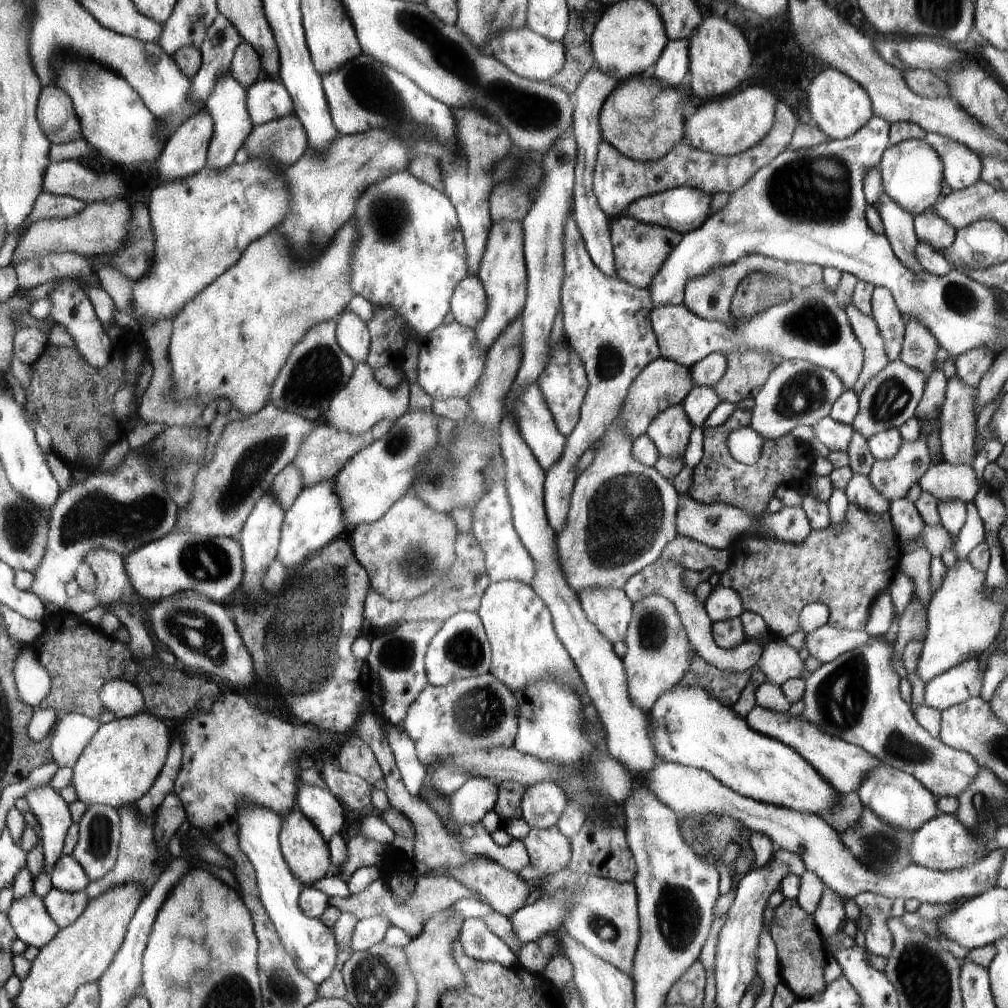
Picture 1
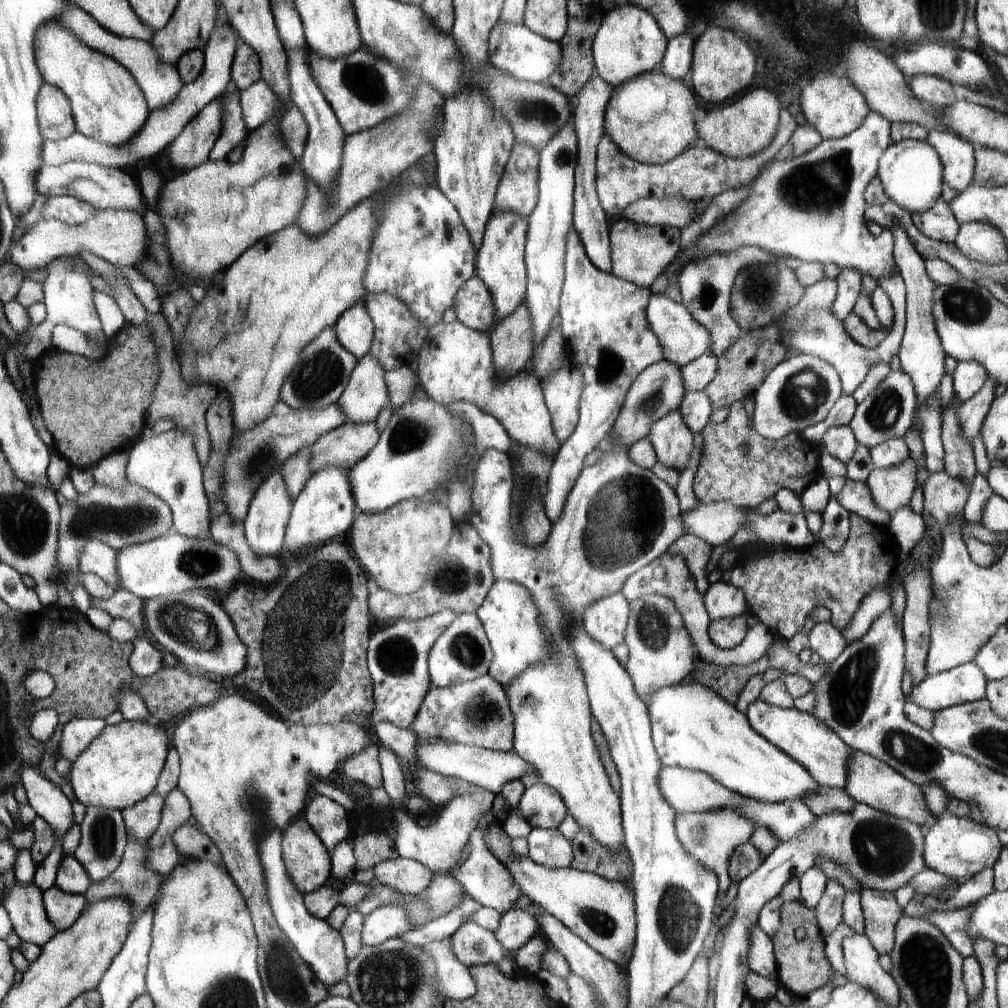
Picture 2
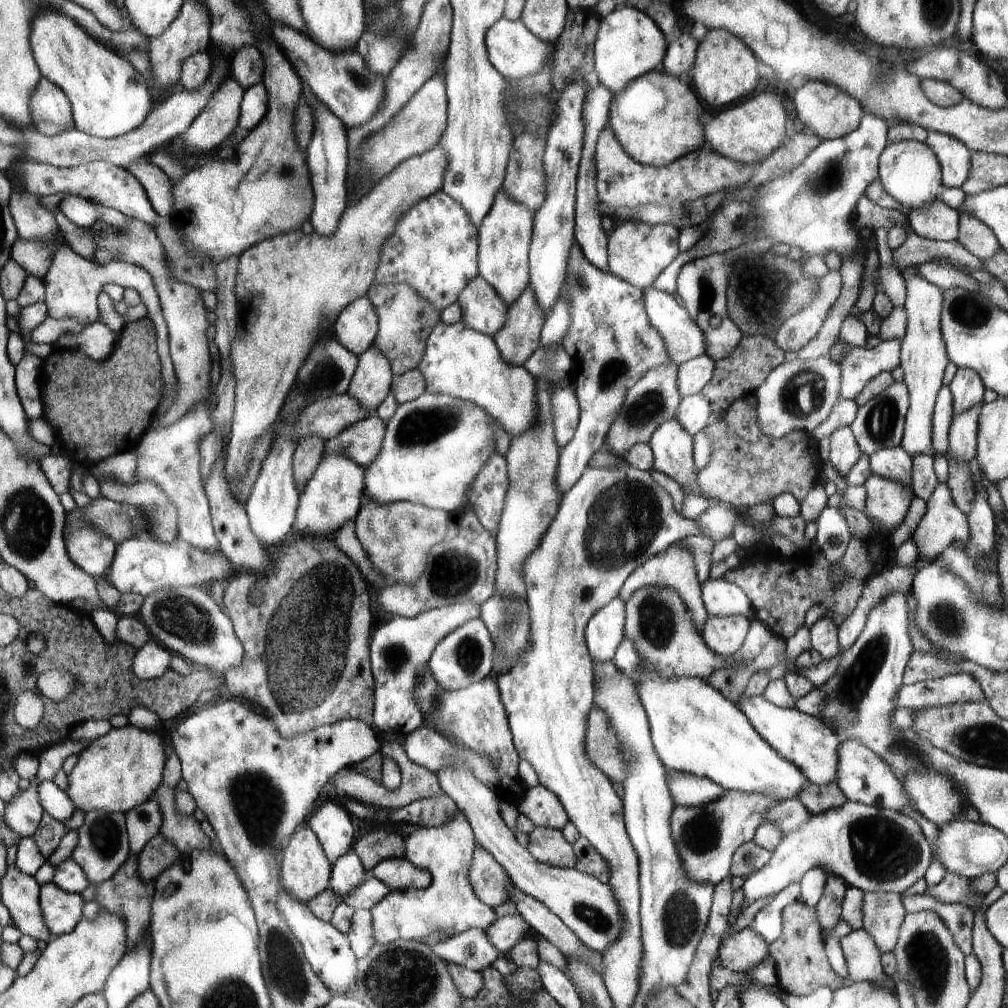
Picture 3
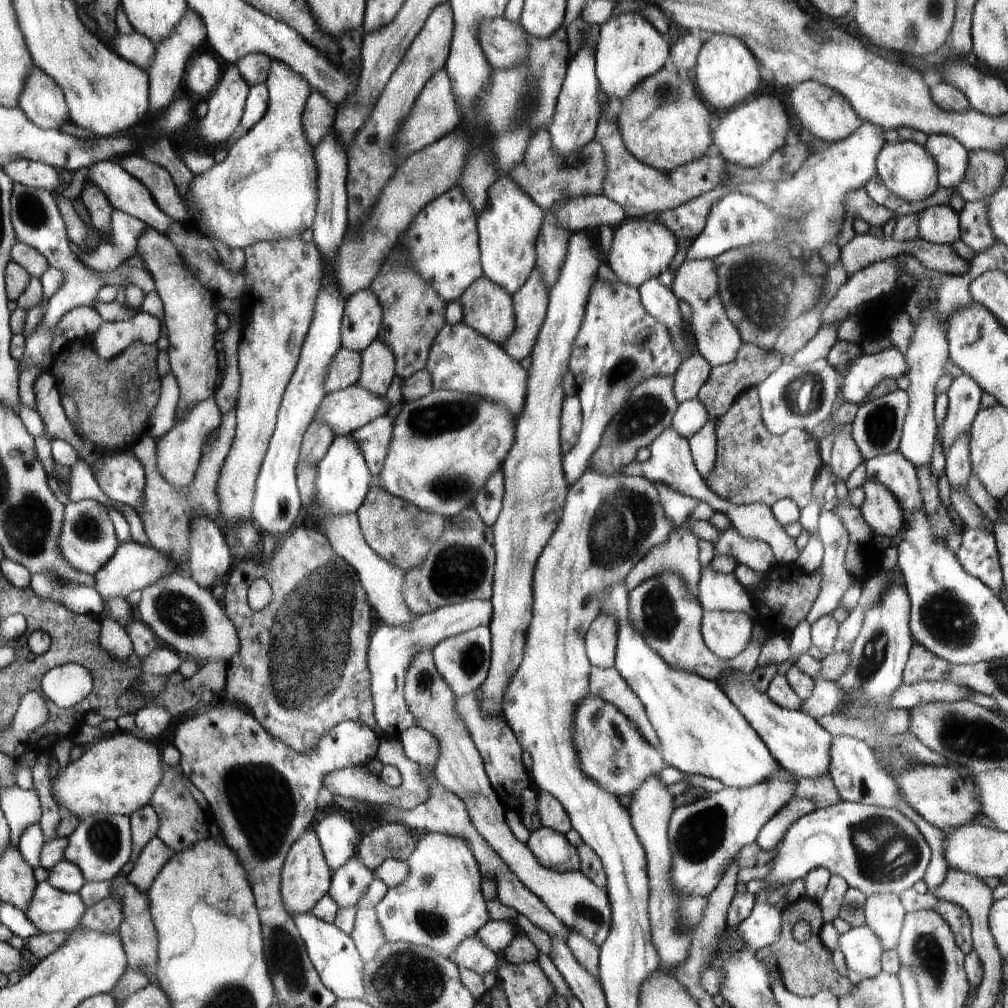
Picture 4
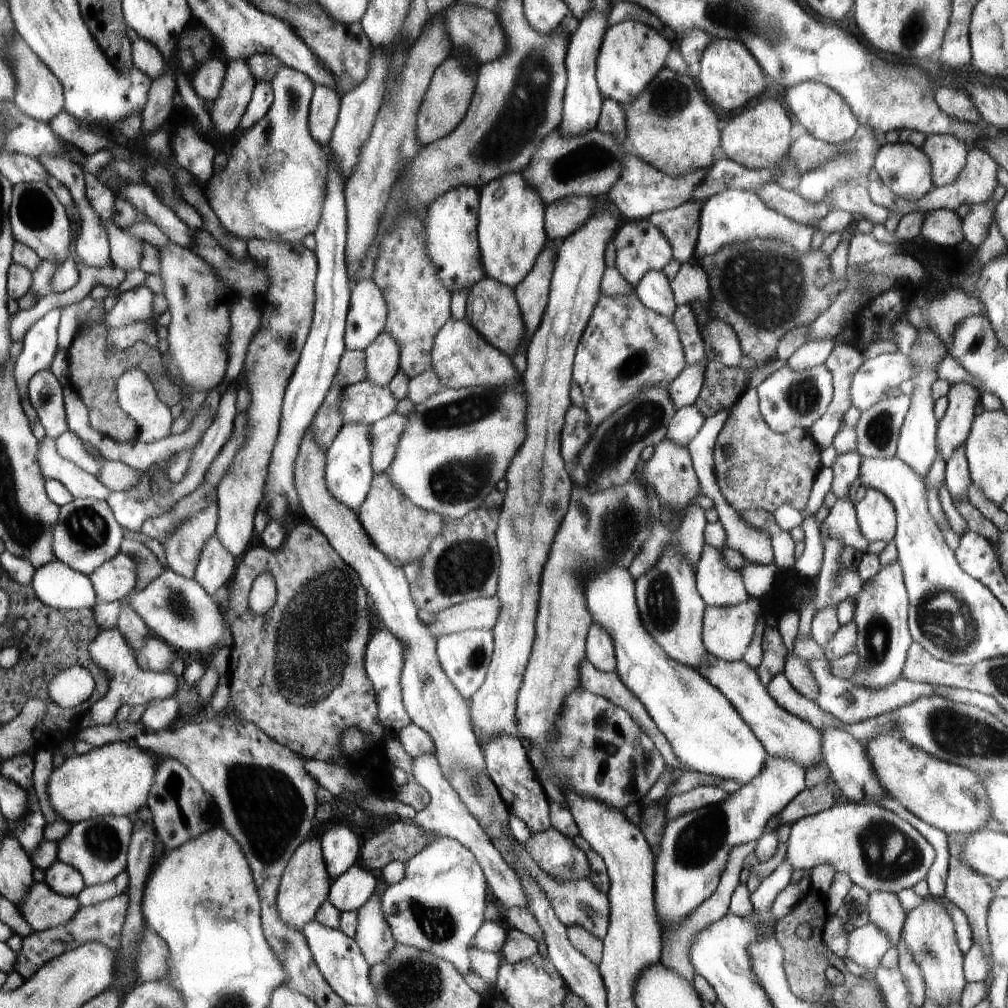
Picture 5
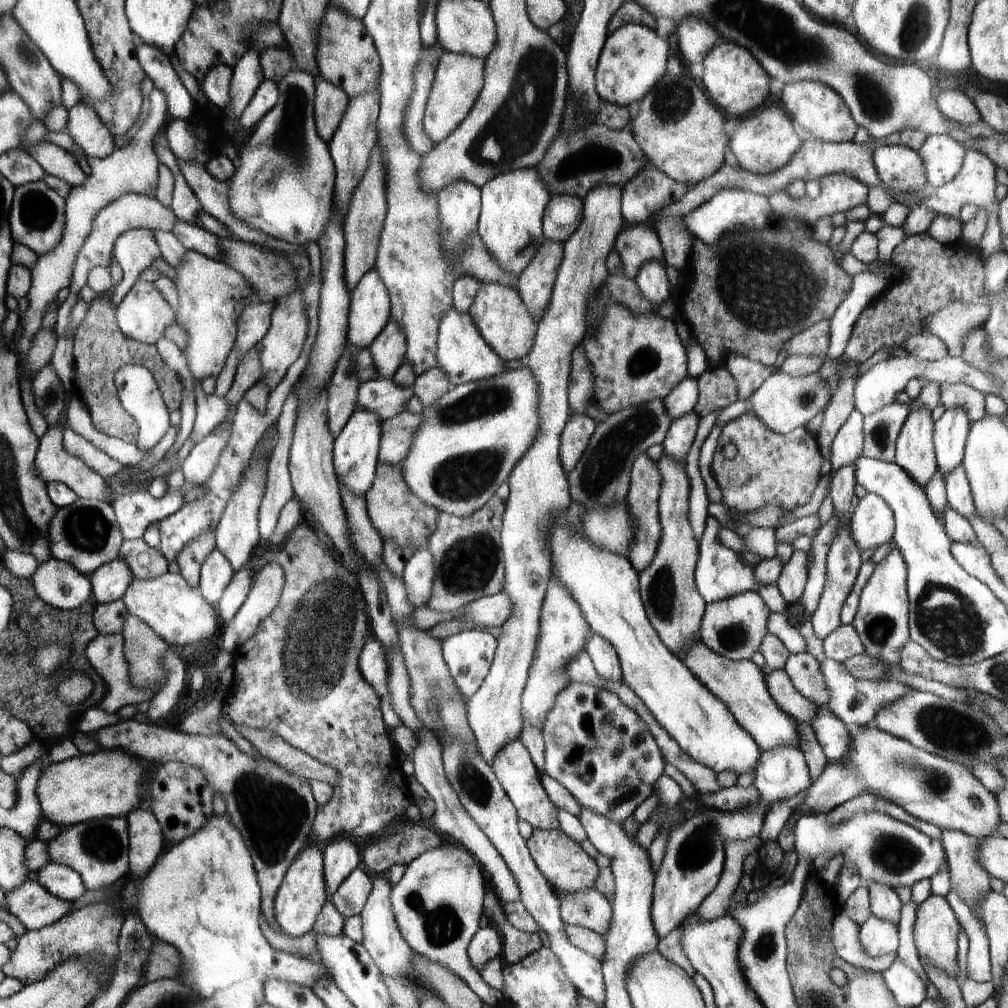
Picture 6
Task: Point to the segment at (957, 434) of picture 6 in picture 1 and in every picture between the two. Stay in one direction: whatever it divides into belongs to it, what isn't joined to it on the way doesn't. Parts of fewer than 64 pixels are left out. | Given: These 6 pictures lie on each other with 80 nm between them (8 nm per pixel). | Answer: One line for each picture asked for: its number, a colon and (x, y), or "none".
1: (971, 367)
2: (969, 377)
3: (967, 389)
4: (965, 395)
5: (953, 429)

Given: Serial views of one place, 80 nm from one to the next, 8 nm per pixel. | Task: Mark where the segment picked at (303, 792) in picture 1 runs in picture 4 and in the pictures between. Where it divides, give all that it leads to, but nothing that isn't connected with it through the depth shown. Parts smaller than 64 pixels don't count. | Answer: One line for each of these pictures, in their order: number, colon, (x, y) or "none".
2: (328, 819)
3: (331, 823)
4: (338, 838)

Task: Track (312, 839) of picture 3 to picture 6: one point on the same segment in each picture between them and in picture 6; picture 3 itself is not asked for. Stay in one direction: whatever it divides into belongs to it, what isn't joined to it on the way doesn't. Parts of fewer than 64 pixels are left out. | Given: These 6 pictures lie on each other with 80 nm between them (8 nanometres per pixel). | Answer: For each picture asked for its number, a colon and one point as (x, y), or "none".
4: (306, 874)
5: (305, 884)
6: (300, 899)

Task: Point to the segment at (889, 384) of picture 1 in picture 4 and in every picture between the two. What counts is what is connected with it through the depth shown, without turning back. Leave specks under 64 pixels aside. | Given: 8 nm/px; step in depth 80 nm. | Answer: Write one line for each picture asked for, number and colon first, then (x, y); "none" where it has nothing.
2: (888, 411)
3: (879, 423)
4: (877, 428)

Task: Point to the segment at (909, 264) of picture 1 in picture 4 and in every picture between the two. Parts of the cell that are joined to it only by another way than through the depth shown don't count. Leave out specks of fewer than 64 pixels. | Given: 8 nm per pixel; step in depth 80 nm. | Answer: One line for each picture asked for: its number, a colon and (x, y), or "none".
2: (921, 355)
3: (924, 359)
4: (928, 350)

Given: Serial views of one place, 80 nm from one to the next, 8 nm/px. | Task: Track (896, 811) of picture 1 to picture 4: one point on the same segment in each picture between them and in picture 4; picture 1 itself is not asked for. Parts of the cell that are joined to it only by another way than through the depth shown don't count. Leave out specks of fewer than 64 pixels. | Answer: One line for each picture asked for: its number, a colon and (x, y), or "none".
2: (870, 781)
3: (863, 776)
4: (859, 777)

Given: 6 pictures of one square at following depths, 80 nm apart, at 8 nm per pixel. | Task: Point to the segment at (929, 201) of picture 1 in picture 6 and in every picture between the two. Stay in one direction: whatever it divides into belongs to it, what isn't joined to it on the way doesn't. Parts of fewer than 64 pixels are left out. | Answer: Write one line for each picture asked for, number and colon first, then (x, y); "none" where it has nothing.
2: (911, 172)
3: (910, 172)
4: (906, 168)
5: (905, 169)
6: (900, 168)

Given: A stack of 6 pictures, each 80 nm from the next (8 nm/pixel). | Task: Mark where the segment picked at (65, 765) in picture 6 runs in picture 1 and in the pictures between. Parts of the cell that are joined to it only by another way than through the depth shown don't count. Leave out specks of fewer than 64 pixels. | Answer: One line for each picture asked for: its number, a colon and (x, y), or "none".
1: (123, 759)
2: (121, 766)
3: (123, 769)
4: (119, 774)
5: (116, 779)

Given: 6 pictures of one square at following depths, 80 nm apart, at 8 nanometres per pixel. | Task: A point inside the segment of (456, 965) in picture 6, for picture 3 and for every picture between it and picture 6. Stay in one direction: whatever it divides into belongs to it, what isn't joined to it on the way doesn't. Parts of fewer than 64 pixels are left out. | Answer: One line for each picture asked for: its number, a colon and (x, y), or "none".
3: (449, 906)
4: (441, 903)
5: (438, 907)

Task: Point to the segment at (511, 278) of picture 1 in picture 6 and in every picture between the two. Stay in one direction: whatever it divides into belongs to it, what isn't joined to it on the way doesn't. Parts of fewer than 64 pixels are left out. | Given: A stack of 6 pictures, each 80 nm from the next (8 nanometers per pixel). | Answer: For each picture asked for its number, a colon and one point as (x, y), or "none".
2: (501, 259)
3: (505, 235)
4: (509, 227)
5: (511, 231)
6: (513, 204)

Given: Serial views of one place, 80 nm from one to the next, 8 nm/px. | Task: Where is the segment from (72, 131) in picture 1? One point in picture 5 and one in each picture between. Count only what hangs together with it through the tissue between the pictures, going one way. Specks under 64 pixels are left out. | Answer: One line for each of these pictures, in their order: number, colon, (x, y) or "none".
2: (55, 114)
3: (51, 110)
4: (44, 102)
5: (39, 93)

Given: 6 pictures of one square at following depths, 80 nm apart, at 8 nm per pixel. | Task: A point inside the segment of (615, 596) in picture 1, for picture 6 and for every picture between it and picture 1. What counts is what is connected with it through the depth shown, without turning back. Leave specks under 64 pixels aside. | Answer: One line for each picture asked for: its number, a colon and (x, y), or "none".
2: (606, 619)
3: (606, 630)
4: (602, 638)
5: (600, 650)
6: (604, 656)

